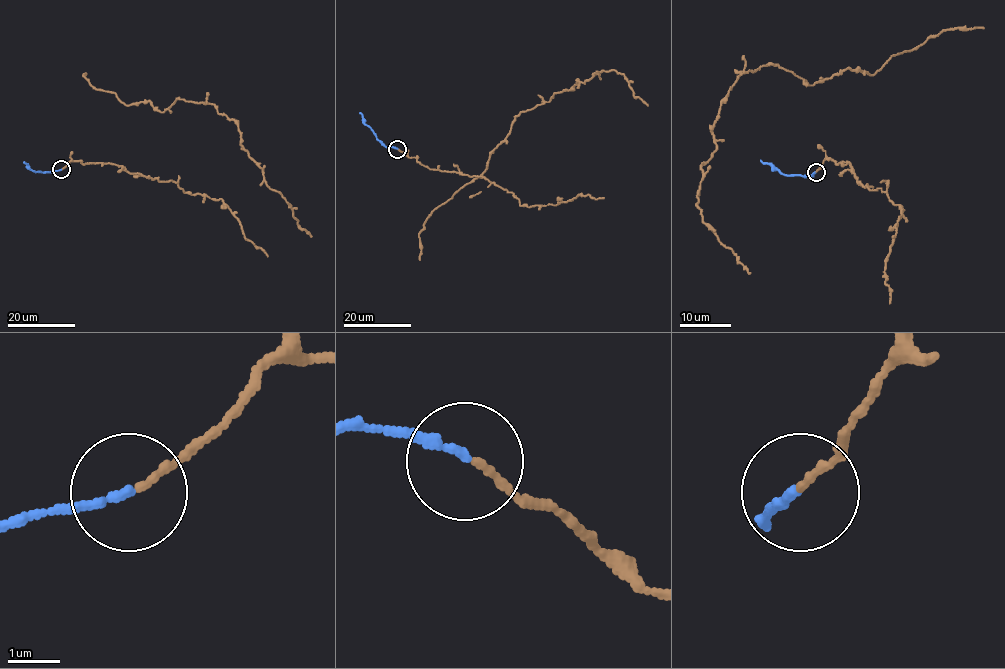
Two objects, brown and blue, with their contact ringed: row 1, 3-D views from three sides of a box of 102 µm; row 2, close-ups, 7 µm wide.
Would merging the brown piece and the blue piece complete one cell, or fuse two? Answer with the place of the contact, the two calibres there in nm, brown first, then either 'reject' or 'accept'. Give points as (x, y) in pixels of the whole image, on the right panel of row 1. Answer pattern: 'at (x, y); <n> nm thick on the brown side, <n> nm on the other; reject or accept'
at (816, 172); 140 nm thick on the brown side, 160 nm on the other; accept

